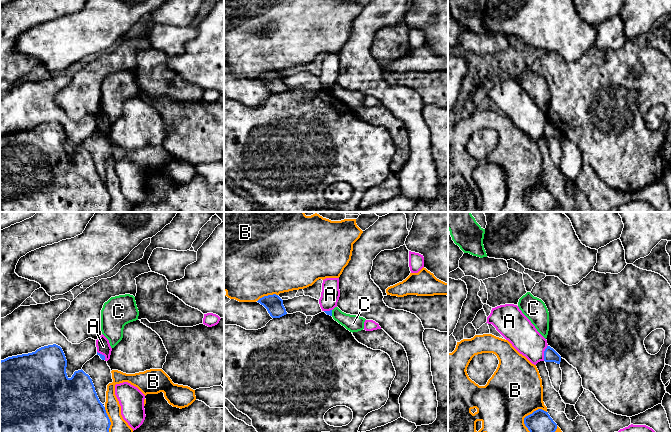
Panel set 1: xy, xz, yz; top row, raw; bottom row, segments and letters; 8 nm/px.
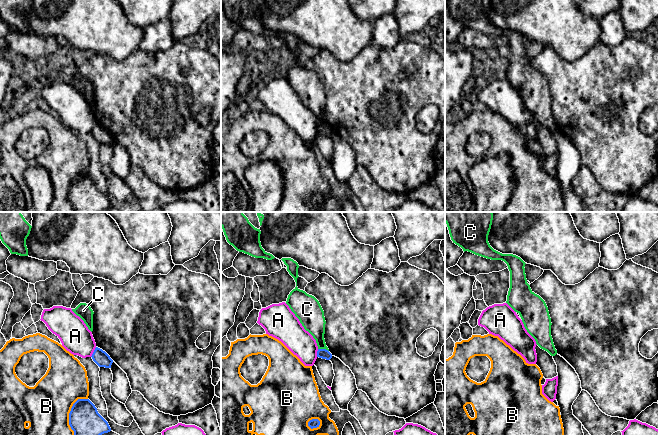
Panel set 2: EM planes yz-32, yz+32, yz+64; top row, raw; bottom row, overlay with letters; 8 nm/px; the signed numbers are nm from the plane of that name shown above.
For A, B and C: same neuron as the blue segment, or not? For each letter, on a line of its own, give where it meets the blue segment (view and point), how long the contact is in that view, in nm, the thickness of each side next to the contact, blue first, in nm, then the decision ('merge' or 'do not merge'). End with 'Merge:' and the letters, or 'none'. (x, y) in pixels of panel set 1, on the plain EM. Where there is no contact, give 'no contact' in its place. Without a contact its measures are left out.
A: contact yz (544, 129); length 130 nm; calibres 110 and 240 nm; do not merge
B: contact yz (524, 194); length 240 nm; calibres 200 and 440 nm; do not merge
C: contact xz (331, 89); length 50 nm; calibres 30 and 140 nm; do not merge
Merge: none

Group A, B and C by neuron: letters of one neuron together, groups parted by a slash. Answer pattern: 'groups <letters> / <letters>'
groups A / B / C

